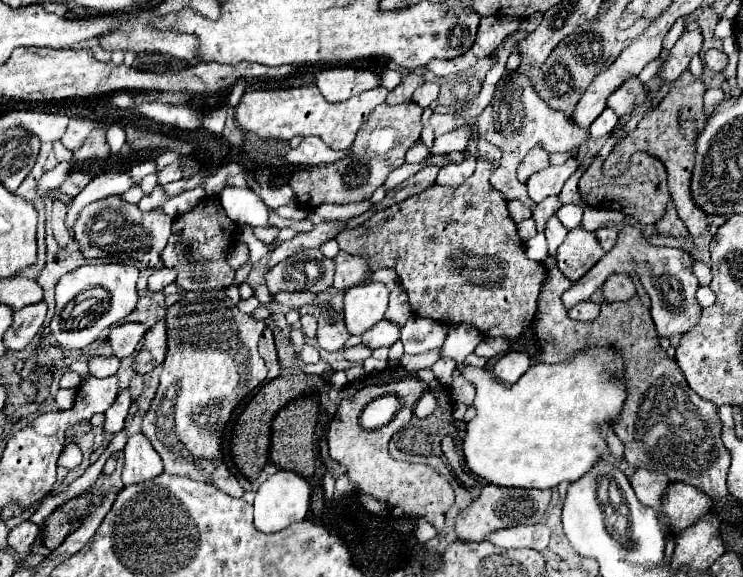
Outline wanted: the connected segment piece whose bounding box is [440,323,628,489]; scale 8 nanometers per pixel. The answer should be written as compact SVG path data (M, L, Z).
M466 323L448 327L448 335L440 347L442 359L453 359L460 375L476 387L476 417L466 425L464 435L464 459L470 471L478 477L484 477L488 483L500 487L524 487L524 489L552 489L558 487L562 481L572 483L574 479L584 477L596 461L600 461L606 451L606 437L602 429L612 429L620 411L624 407L626 393L626 377L624 377L624 357L606 345L592 345L588 349L576 351L568 361L548 365L536 363L532 365L520 381L514 385L504 385L492 373L466 365L465 358L474 352L476 345L482 341L482 333L476 327Z

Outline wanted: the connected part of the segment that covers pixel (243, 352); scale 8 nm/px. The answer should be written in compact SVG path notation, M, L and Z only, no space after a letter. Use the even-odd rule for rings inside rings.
M190 291L182 295L176 305L168 307L164 321L168 327L168 351L162 363L158 391L142 419L142 433L162 457L166 473L190 475L190 479L212 483L226 495L242 497L244 491L238 479L228 471L222 459L220 435L234 407L266 379L266 365L256 349L266 325L264 321L238 311L236 303L226 295L226 291Z

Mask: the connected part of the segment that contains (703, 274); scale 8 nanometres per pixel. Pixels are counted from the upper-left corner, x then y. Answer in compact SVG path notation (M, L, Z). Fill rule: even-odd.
M694 261L692 271L694 271L696 279L700 281L700 285L710 285L712 273L710 273L710 267L708 267L708 265L704 265L704 263L700 263L700 261Z

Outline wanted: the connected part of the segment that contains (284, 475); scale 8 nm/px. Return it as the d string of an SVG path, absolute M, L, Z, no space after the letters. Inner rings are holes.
M280 469L278 473L270 475L256 491L256 499L254 499L254 525L256 529L260 529L262 533L276 533L286 529L292 523L298 523L300 519L308 517L310 511L310 485L304 477L292 473L292 471L284 471Z

